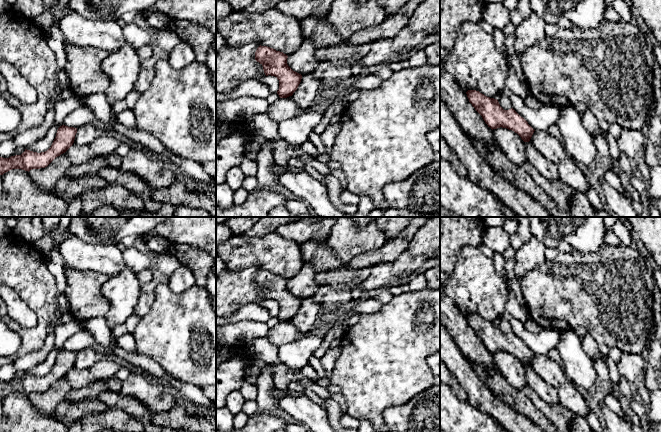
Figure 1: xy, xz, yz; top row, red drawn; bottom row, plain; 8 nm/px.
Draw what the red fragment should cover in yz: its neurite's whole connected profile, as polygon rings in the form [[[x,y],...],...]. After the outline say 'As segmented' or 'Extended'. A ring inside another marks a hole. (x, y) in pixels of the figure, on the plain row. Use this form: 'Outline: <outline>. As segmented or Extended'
Outline: [[[468,314],[466,318],[469,326],[492,354],[507,352],[517,357],[524,366],[530,365],[535,354],[513,332],[504,334],[497,323],[476,314]]]. As segmented

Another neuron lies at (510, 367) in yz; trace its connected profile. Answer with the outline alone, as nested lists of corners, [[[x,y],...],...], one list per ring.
[[[500,351],[493,353],[493,360],[499,373],[514,388],[521,390],[522,387],[528,386],[525,366],[517,357]]]

